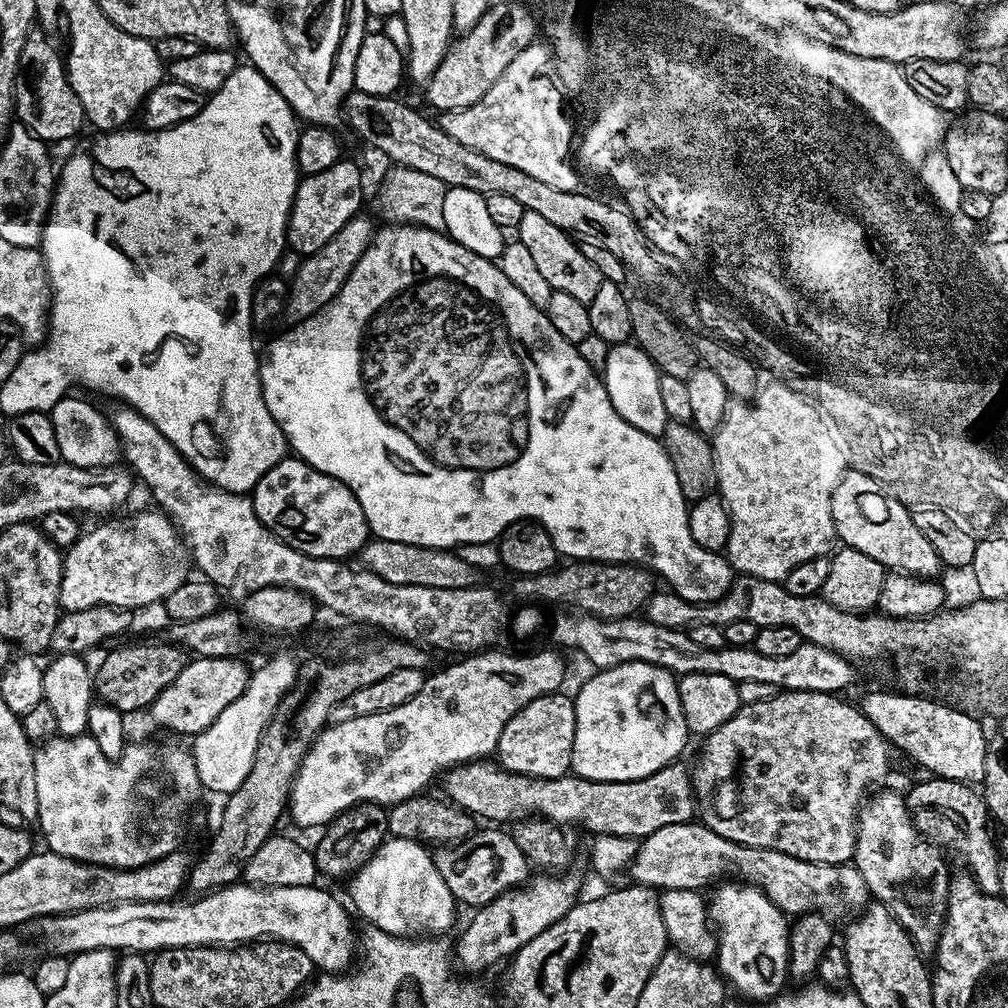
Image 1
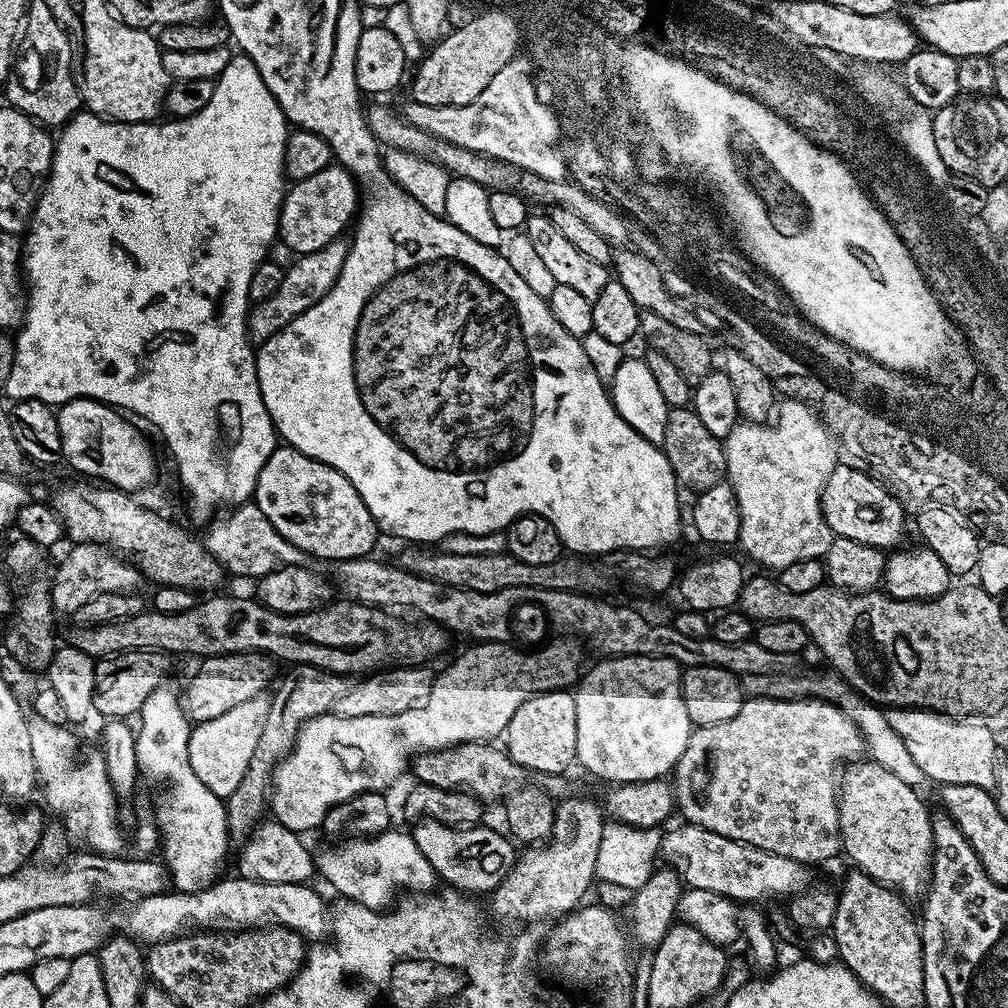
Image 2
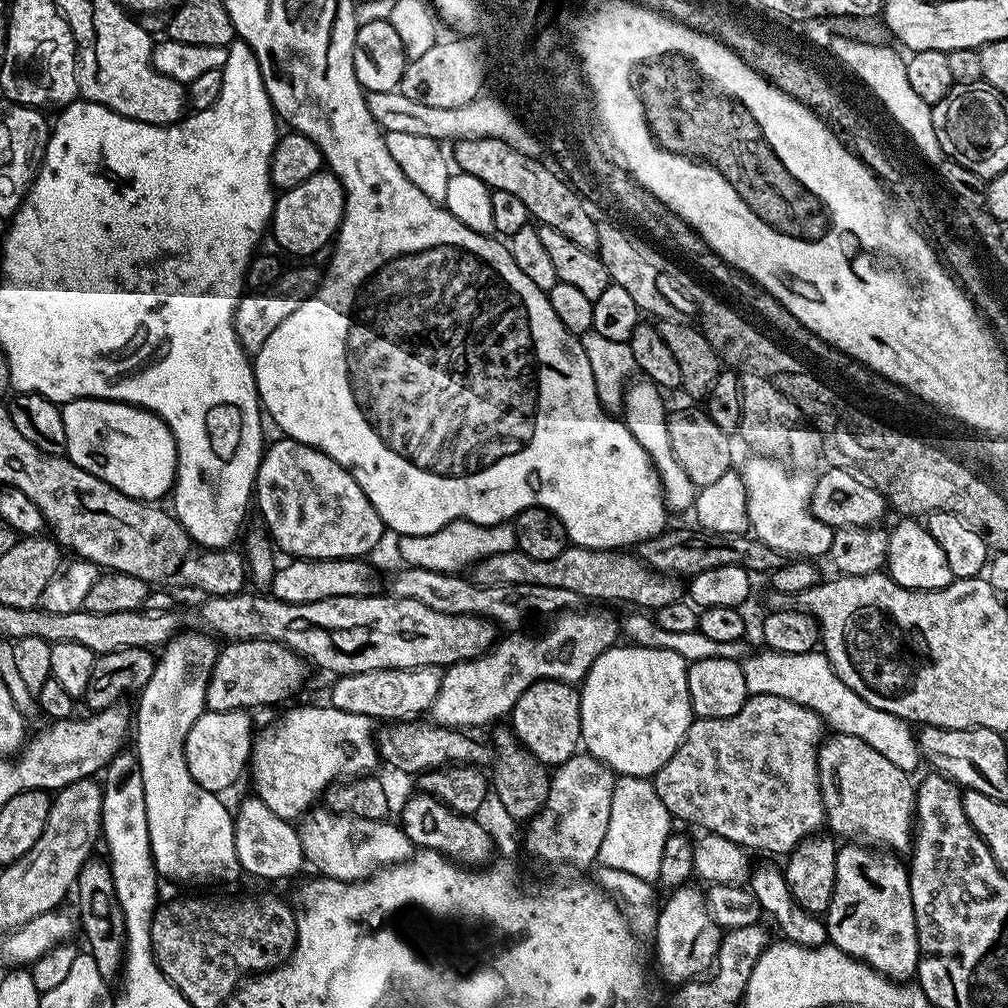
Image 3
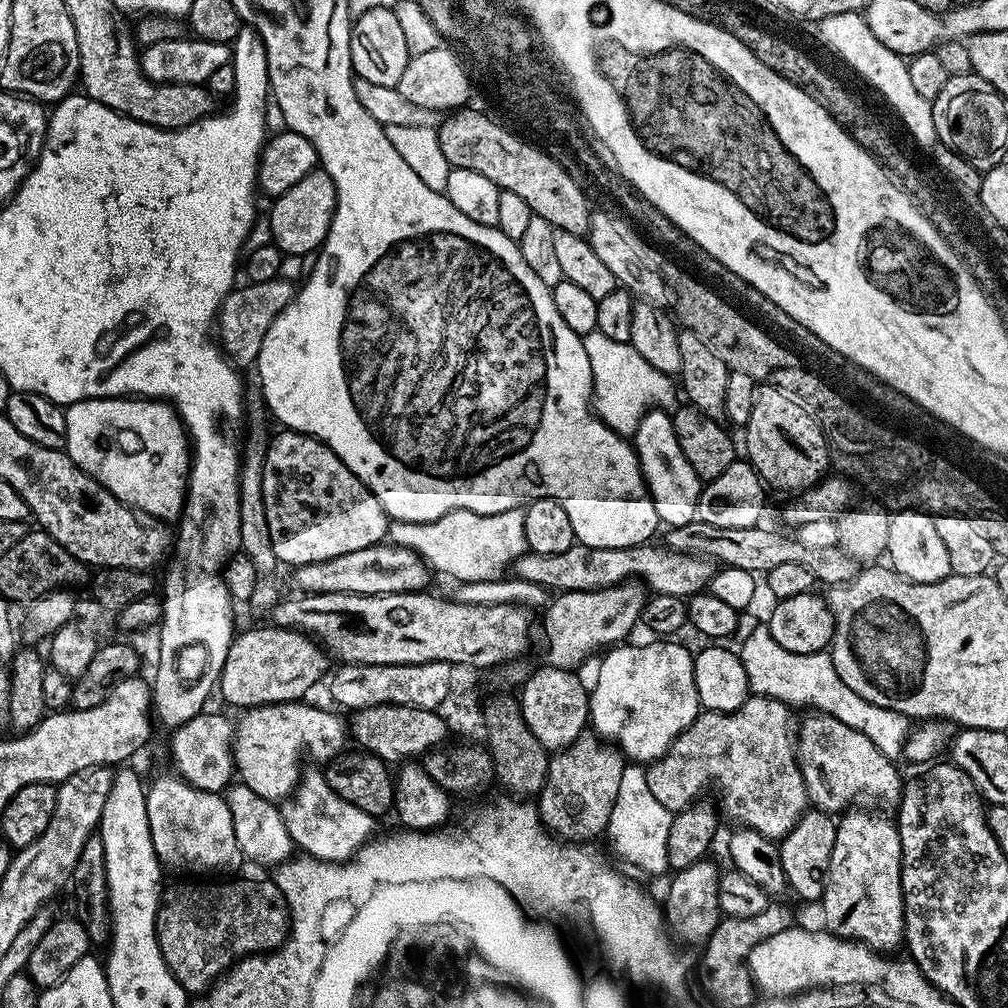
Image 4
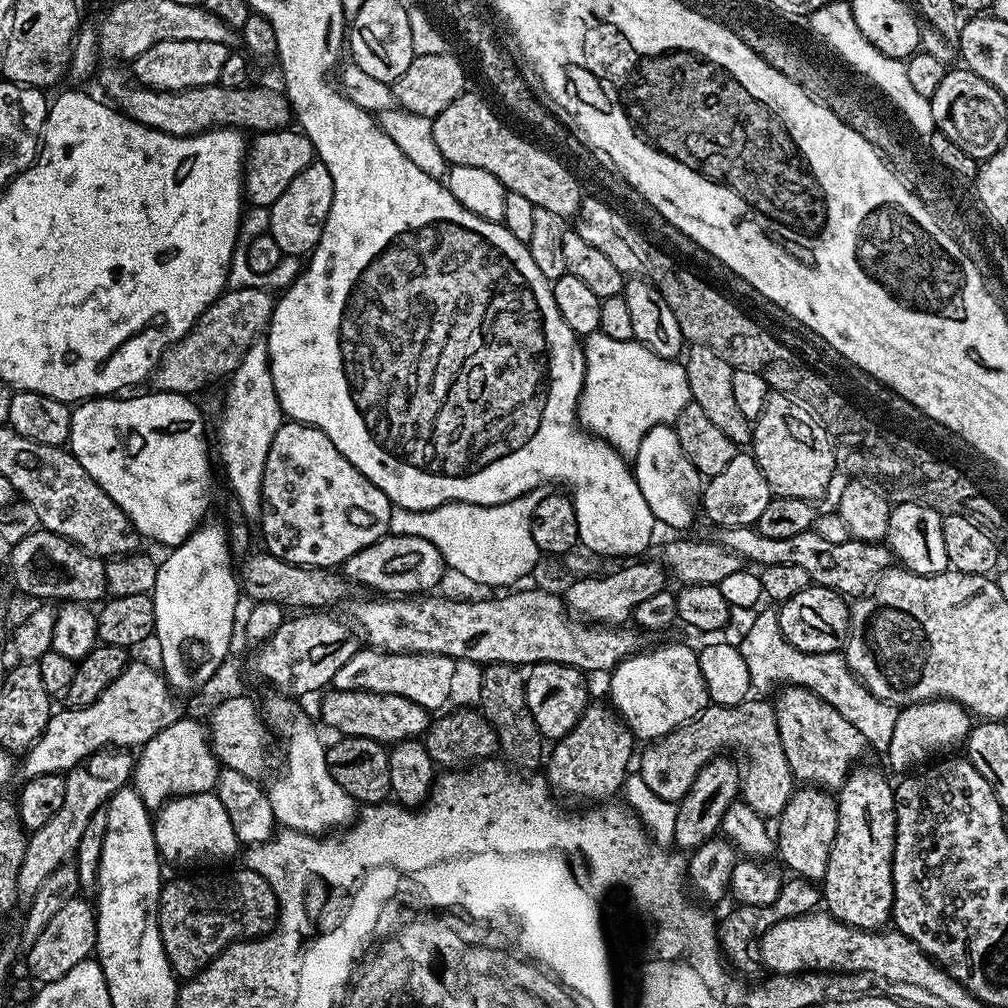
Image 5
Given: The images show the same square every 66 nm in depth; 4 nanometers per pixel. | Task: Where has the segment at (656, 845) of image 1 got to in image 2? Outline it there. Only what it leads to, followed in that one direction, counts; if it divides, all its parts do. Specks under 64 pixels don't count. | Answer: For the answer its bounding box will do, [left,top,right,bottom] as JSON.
[660,822,809,902]

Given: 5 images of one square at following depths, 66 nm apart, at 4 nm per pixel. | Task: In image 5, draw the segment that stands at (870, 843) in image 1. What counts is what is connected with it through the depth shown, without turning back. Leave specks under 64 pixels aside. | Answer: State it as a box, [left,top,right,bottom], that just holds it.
[774,686,866,790]

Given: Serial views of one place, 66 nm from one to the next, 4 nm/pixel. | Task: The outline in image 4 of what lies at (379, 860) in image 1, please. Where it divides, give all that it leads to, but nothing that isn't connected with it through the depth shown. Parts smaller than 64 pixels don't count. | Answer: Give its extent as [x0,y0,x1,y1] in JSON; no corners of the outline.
[282,767,378,861]

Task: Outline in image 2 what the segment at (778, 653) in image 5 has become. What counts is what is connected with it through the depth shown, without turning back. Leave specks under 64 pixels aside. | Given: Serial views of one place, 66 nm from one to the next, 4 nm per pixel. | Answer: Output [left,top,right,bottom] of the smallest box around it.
[742,672,926,786]

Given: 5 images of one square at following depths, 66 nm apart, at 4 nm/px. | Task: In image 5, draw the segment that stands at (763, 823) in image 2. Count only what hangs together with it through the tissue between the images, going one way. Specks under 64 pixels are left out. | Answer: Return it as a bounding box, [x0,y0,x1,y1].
[638,698,794,818]

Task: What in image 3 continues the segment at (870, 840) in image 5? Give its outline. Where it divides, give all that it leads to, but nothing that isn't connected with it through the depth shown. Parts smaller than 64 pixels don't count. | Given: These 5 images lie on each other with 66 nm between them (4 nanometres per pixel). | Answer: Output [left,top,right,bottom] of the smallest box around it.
[826,843,920,982]

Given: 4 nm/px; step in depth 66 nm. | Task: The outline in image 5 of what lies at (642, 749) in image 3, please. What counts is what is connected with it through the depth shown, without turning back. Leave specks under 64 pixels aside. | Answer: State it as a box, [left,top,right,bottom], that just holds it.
[608,644,710,742]

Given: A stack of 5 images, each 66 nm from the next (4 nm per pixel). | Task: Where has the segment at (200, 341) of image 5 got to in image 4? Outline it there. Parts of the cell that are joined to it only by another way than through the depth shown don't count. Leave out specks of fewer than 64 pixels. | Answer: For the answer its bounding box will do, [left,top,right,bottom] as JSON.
[218,279,294,369]

